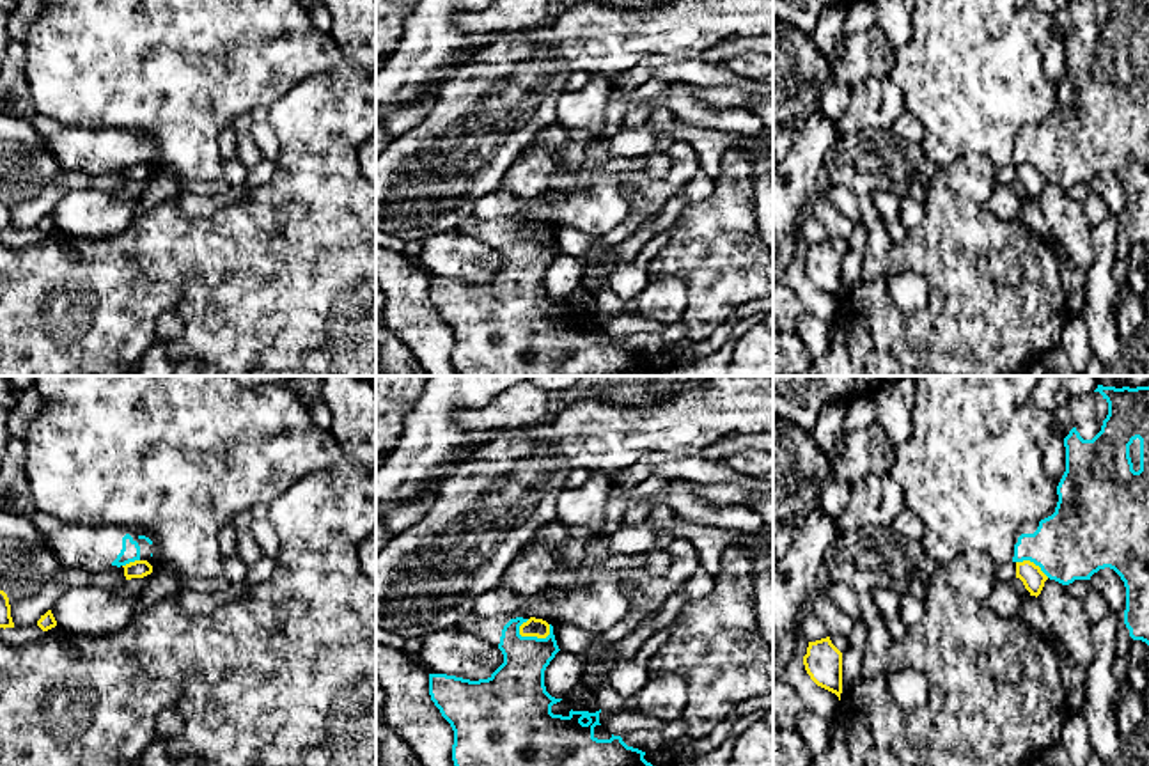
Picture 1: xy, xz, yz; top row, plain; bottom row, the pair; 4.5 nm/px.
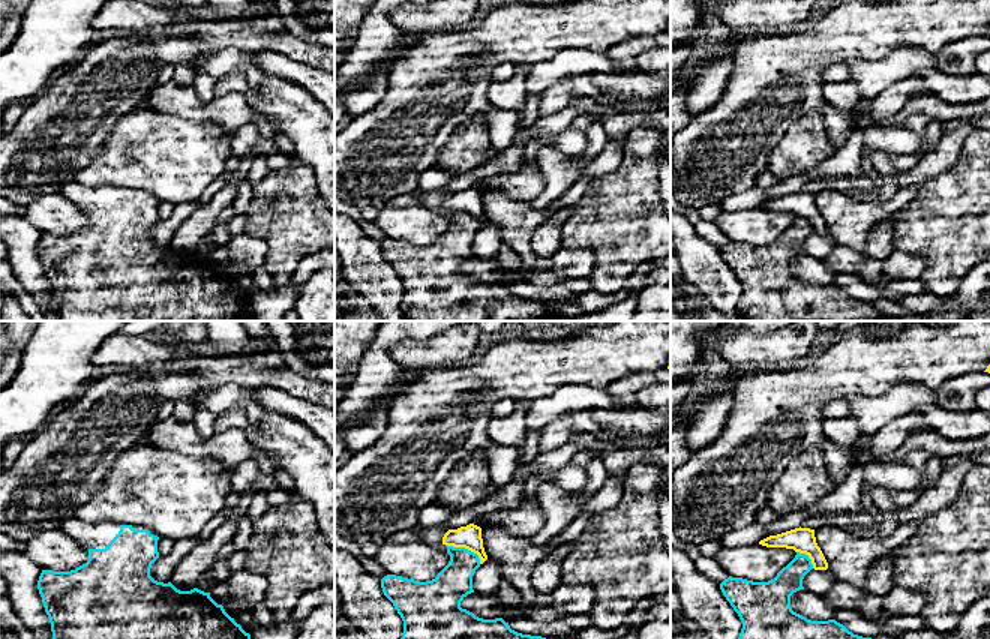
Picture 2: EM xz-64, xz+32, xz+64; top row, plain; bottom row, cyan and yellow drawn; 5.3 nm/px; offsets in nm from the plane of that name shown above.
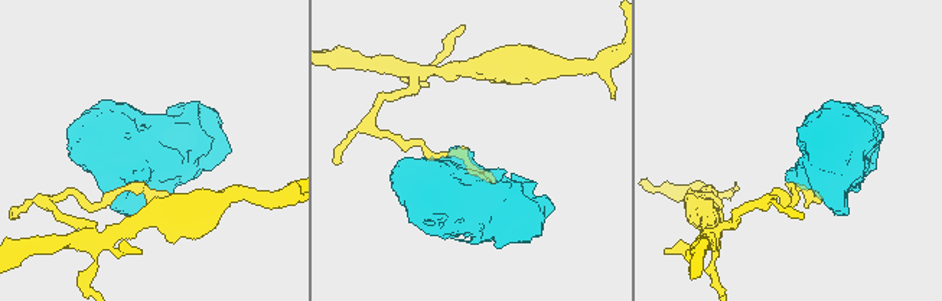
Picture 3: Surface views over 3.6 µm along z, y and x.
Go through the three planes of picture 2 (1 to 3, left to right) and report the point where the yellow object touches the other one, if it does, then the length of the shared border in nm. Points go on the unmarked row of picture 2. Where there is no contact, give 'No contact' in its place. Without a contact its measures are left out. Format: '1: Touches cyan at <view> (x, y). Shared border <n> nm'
1: No contact
2: Touches cyan at xz+32 (467, 213). Shared border 200 nm
3: Touches cyan at xz+64 (807, 221). Shared border 130 nm

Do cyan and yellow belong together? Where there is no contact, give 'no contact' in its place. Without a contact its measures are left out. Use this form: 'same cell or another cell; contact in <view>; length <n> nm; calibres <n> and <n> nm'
another cell; contact in xz; length 160 nm; calibres 260 and 90 nm

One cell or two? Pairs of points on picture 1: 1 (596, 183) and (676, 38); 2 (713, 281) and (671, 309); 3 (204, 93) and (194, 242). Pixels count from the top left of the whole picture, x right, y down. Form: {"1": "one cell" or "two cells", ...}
{"1": "two cells", "2": "two cells", "3": "two cells"}

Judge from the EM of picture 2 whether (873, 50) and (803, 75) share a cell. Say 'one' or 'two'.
one

